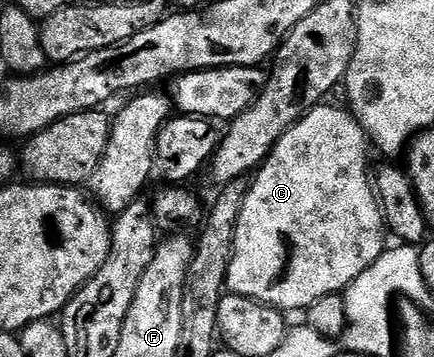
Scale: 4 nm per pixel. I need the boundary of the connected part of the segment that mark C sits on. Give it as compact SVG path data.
M323 103L315 109L311 109L301 119L287 131L276 143L273 151L266 156L260 168L253 174L249 182L246 198L240 207L240 215L236 223L236 239L234 240L234 250L232 259L228 267L226 276L226 289L236 295L244 295L253 301L259 301L265 305L271 305L273 309L291 311L298 309L304 311L316 299L324 299L324 295L333 293L342 293L354 281L359 280L380 259L380 255L387 248L388 230L386 227L386 218L382 211L382 206L378 204L378 194L374 192L372 184L371 166L366 166L366 145L368 149L368 138L362 129L362 124L354 118L354 114L345 108L337 109L331 103Z

